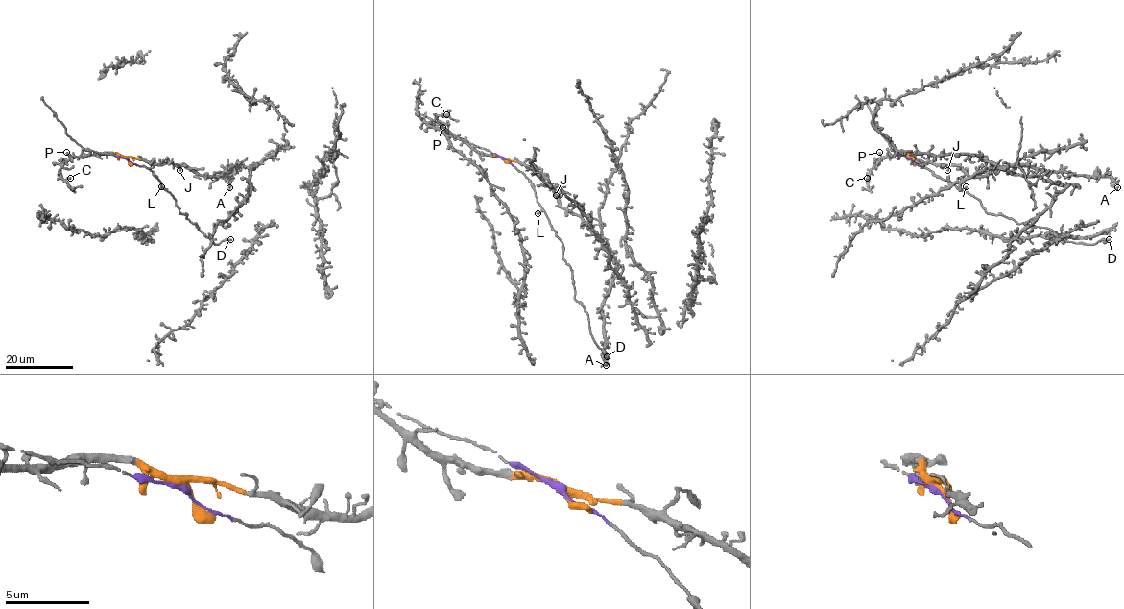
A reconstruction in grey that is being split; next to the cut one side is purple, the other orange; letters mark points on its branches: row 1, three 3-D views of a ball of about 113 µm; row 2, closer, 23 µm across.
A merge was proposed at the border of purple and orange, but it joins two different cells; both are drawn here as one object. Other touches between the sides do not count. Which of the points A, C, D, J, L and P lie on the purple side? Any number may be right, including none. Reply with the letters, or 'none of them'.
D, L

